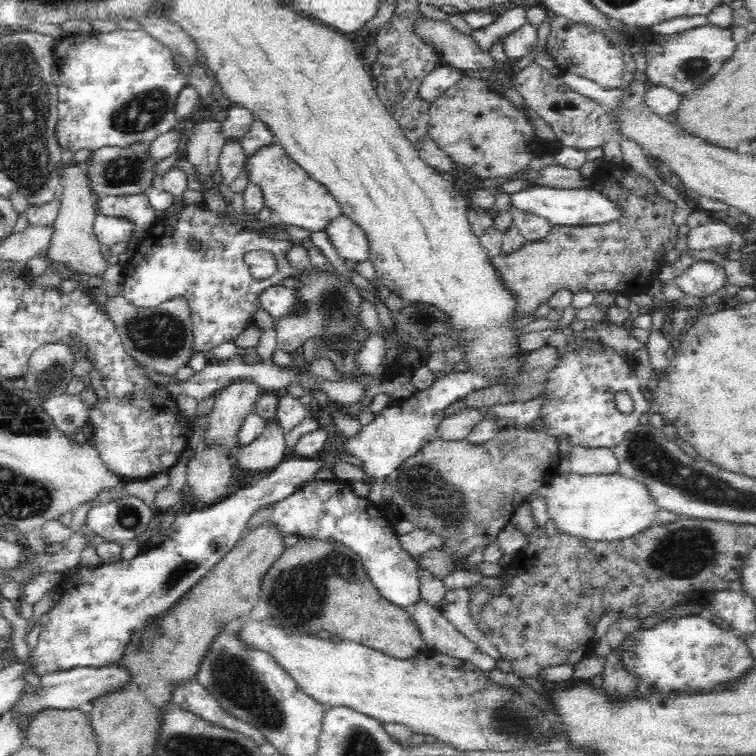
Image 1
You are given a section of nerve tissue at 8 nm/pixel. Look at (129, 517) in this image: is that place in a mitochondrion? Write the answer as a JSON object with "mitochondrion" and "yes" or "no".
{"mitochondrion":"yes"}

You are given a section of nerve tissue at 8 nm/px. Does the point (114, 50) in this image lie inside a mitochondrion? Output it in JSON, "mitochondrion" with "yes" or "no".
{"mitochondrion":"no"}

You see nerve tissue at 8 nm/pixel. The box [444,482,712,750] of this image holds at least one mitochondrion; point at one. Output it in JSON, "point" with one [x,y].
{"point":[510,720]}

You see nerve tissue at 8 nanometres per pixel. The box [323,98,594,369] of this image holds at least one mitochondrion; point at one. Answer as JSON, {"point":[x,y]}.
{"point":[420,316]}

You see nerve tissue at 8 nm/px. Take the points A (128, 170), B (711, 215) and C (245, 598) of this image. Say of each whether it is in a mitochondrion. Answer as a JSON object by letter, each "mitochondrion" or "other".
{"A":"mitochondrion","B":"other","C":"other"}

